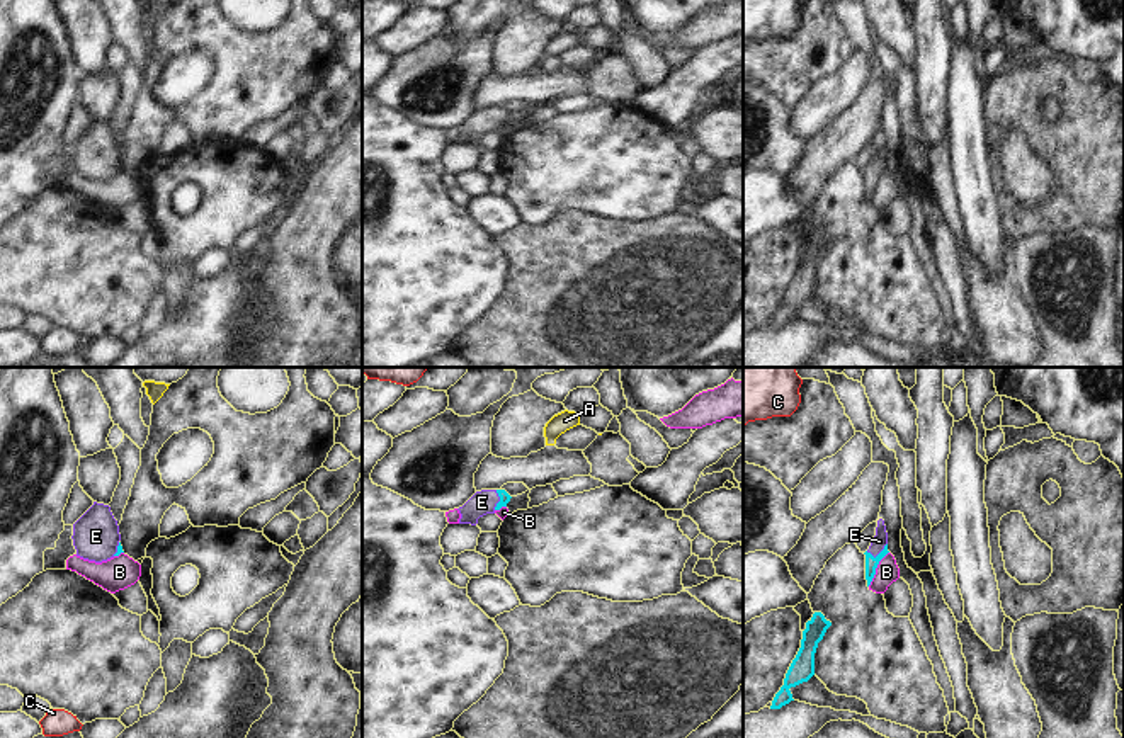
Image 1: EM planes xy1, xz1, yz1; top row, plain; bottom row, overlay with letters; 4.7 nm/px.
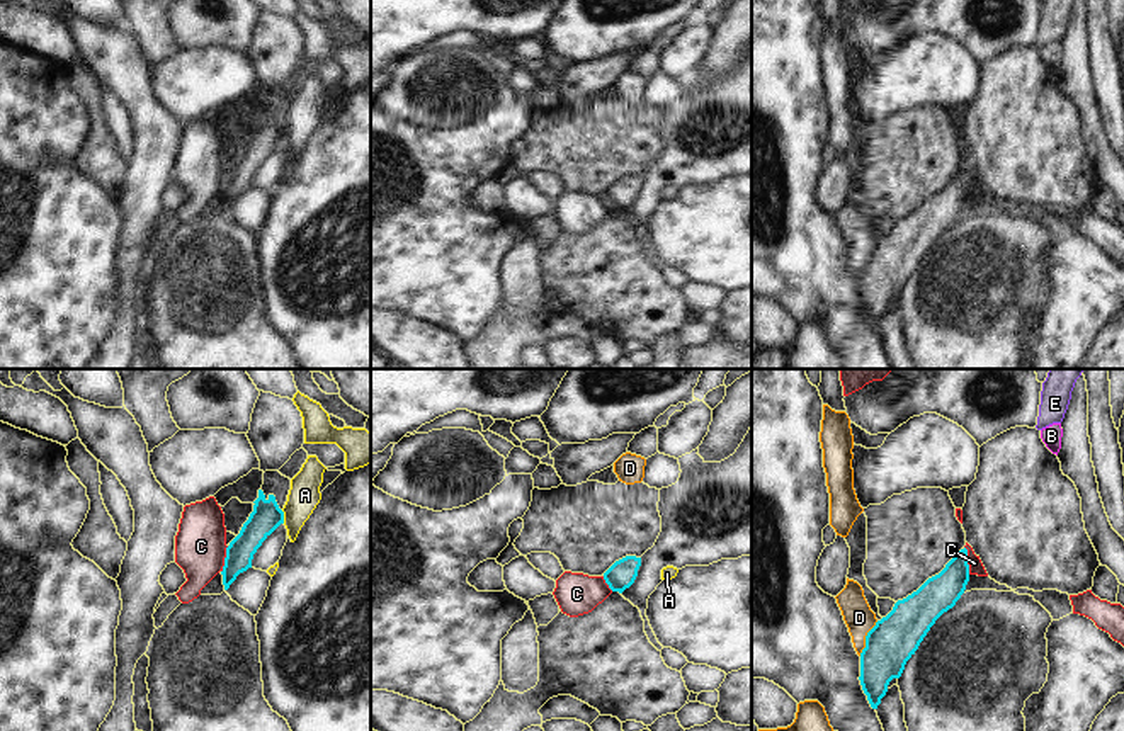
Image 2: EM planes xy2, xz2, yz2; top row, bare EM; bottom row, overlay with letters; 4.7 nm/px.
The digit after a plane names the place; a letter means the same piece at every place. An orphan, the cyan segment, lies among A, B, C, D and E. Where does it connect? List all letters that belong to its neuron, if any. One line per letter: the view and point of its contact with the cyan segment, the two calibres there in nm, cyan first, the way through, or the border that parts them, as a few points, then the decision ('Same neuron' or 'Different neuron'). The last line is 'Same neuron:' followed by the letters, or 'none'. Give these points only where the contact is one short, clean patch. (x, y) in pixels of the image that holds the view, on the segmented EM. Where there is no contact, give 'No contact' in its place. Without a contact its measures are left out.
A: Touches cyan at xy2 (283, 517). Thickness 140 nm (cyan) against 150 nm. Boundary: xy2 (281, 510), (284, 522). Different neuron
B: Touches cyan at yz1 (876, 567). Thickness 60 nm (cyan) against 110 nm. Boundary: yz1 (888, 551), (868, 585). Different neuron
C: Touches cyan at yz2 (966, 560). Thickness 170 nm (cyan) against 70 nm. Boundary: yz2 (965, 546), (970, 573). Different neuron
D: Touches cyan at yz2 (866, 638). Thickness 220 nm (cyan) against 140 nm. Boundary: yz2 (878, 621), (868, 633), (866, 646), (859, 655). Different neuron
E: Touches cyan at yz1 (878, 555). Thickness 60 nm (cyan) against 70 nm. Path across: yz1 (871, 563), (878, 555), (879, 541). Same neuron
Same neuron: E.

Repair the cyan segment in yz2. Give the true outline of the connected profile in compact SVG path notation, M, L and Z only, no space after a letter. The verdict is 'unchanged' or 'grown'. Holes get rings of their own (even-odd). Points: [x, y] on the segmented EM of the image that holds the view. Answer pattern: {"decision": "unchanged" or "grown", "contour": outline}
{"decision": "unchanged", "contour": "M961 549L945 568L928 578L917 592L898 600L893 610L876 622L866 636L866 648L860 653L860 685L872 709L877 709L893 678L900 678L906 661L915 654L920 643L935 620L952 609L969 581L968 549Z"}

